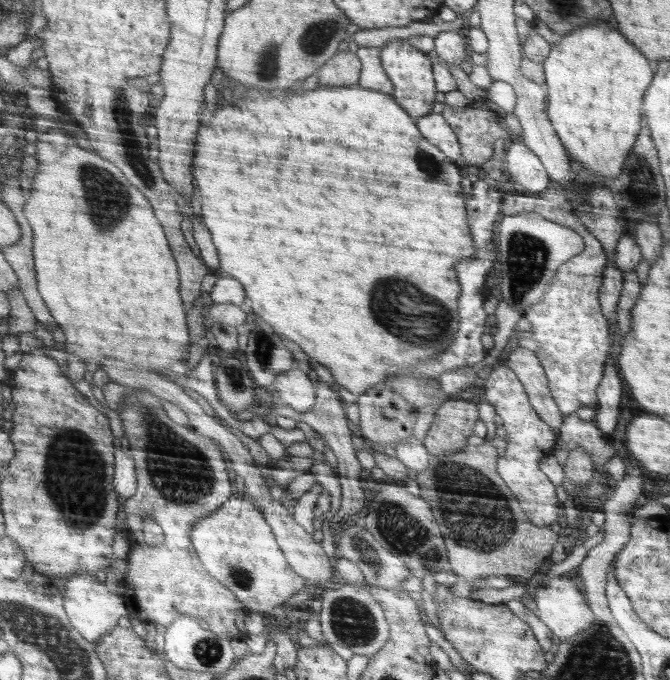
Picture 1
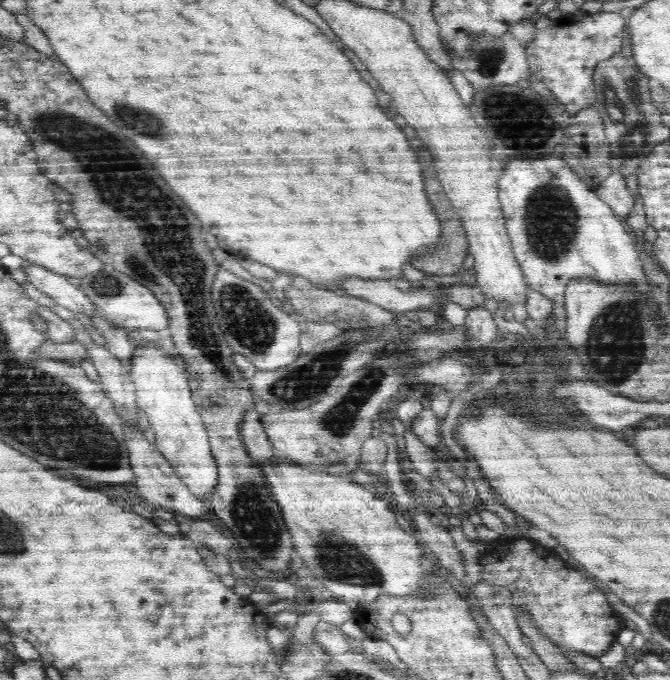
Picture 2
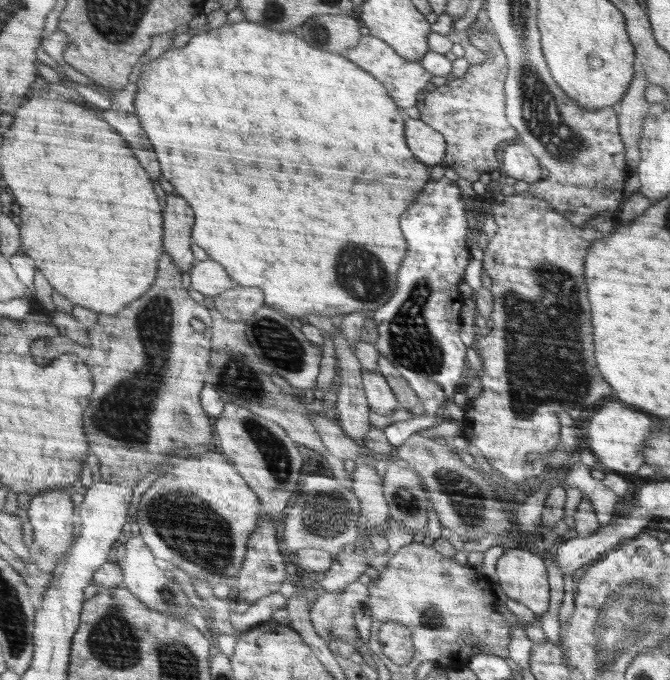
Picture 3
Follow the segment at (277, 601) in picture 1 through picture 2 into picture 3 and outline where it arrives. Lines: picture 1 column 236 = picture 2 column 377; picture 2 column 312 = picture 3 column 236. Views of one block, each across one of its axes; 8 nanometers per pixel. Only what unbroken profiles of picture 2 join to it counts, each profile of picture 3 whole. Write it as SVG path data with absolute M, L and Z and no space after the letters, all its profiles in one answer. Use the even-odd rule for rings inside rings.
M211 449L206 455L178 460L146 490L138 504L137 523L146 546L155 558L162 558L184 570L190 576L210 580L216 584L220 576L234 576L245 562L246 542L256 530L260 502L238 474L237 467L224 454Z

